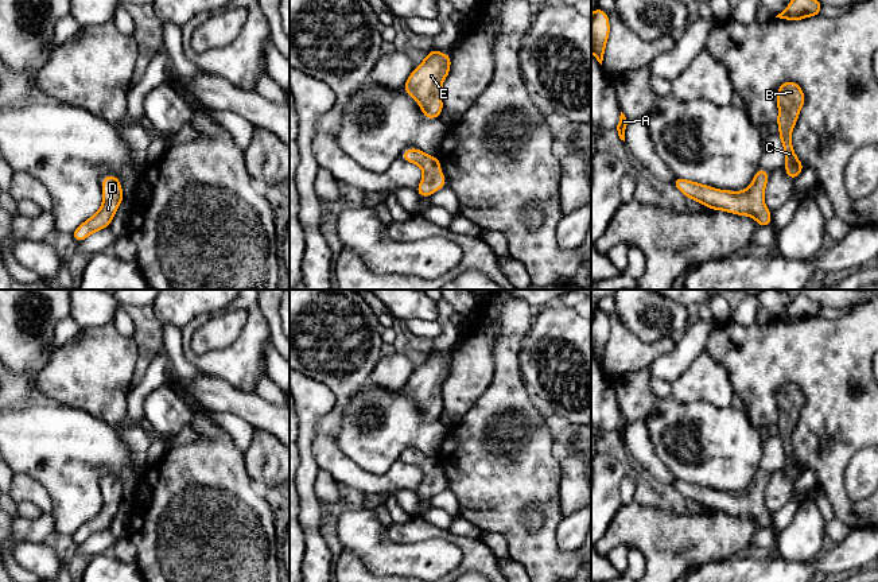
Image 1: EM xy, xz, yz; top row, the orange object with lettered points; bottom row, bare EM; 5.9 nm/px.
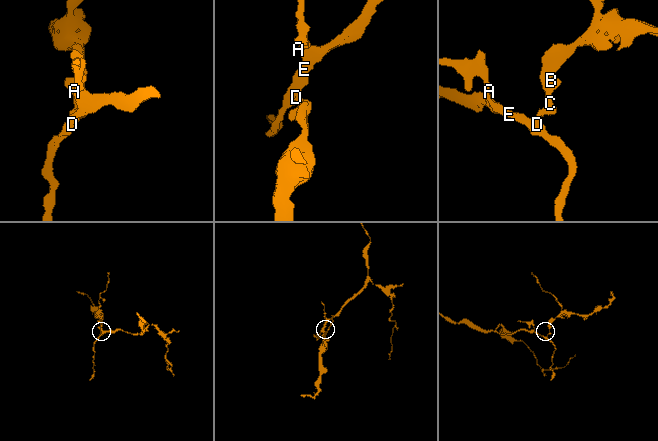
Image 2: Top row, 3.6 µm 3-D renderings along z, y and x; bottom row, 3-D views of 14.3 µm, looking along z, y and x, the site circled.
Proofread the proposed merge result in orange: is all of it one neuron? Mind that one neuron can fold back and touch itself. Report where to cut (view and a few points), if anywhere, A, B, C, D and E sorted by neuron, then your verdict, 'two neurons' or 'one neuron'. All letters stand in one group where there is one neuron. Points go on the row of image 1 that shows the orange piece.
cut none; groups A B C D E; one neuron

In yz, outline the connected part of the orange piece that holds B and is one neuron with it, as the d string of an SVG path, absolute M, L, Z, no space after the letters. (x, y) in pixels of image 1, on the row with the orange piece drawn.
M786 81L777 89L778 119L776 123L778 124L778 136L785 151L785 172L790 181L796 179L804 170L804 166L797 159L790 141L792 131L804 102L805 94L795 81Z

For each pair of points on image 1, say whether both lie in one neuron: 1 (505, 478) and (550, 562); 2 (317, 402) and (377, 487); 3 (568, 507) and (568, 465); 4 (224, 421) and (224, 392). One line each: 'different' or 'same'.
1: same
2: different
3: same
4: different

